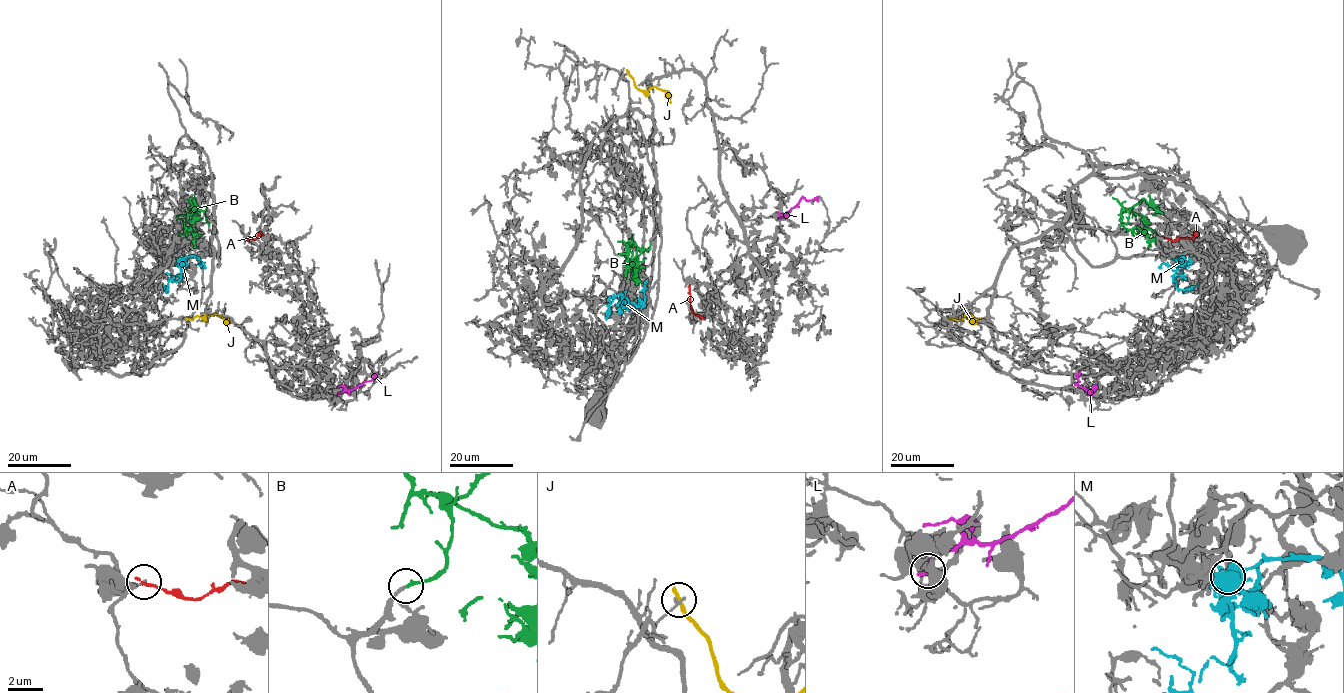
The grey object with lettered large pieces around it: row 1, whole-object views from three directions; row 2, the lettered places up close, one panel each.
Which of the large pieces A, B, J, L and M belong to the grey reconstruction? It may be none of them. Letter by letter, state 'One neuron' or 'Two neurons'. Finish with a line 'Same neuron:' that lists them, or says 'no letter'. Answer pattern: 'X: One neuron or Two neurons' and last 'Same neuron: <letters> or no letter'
A: Two neurons
B: One neuron
J: Two neurons
L: Two neurons
M: One neuron
Same neuron: B, M

